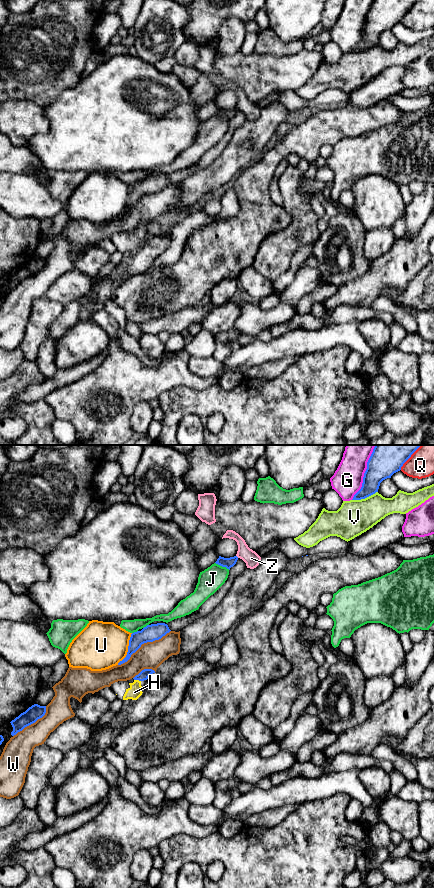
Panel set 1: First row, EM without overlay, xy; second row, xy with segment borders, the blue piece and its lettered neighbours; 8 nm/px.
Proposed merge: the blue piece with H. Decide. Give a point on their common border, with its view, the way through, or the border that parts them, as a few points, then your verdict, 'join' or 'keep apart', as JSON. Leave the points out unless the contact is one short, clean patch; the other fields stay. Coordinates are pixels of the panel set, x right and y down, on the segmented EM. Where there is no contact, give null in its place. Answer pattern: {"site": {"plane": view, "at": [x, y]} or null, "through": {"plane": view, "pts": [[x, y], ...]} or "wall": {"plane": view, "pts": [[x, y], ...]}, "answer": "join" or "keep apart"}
{"site": {"plane": "xy", "at": [137, 679]}, "through": {"plane": "xy", "pts": [[144, 674], [137, 679], [134, 692]]}, "answer": "join"}

